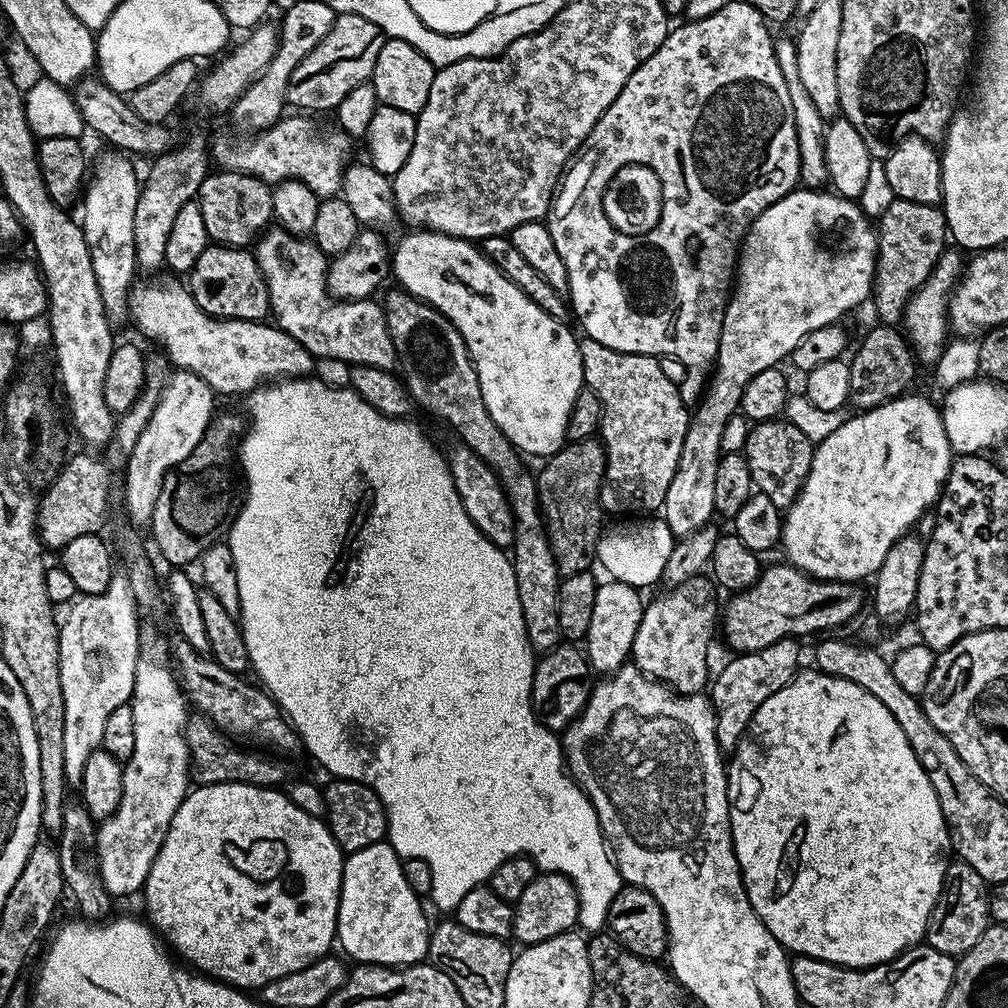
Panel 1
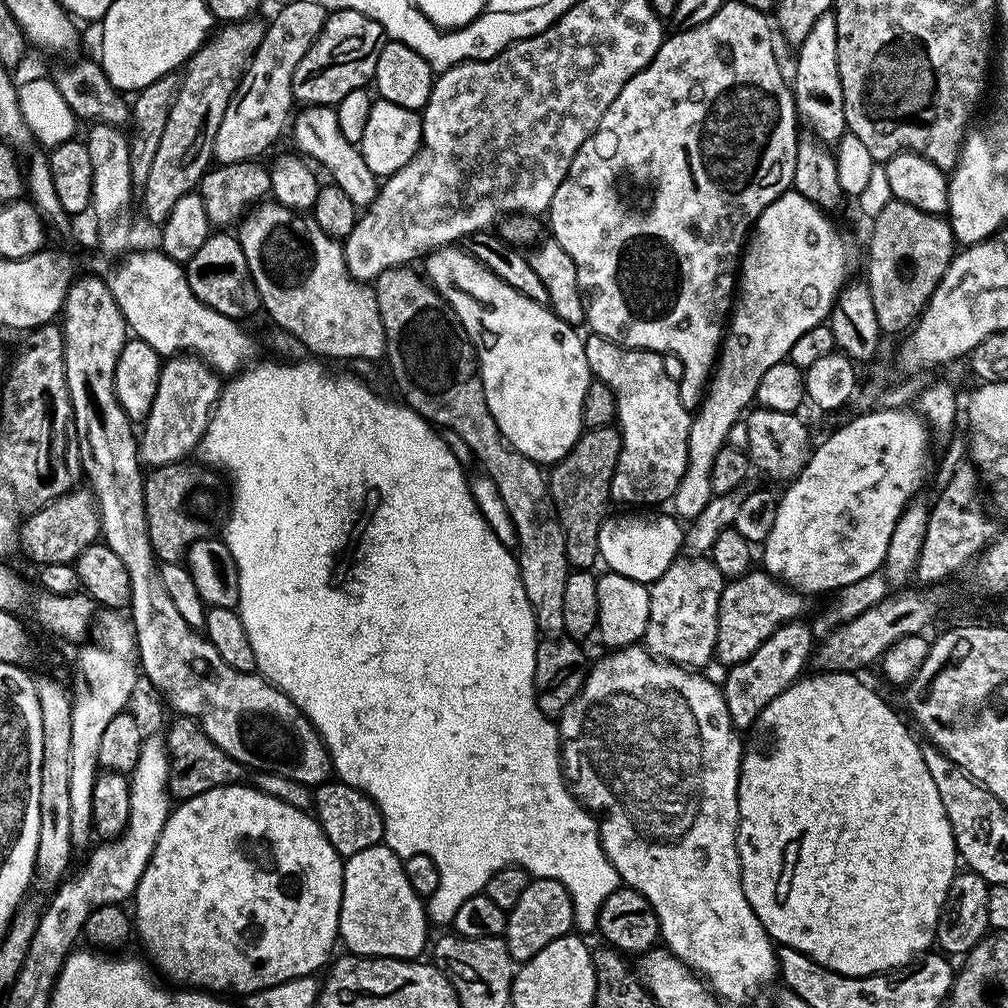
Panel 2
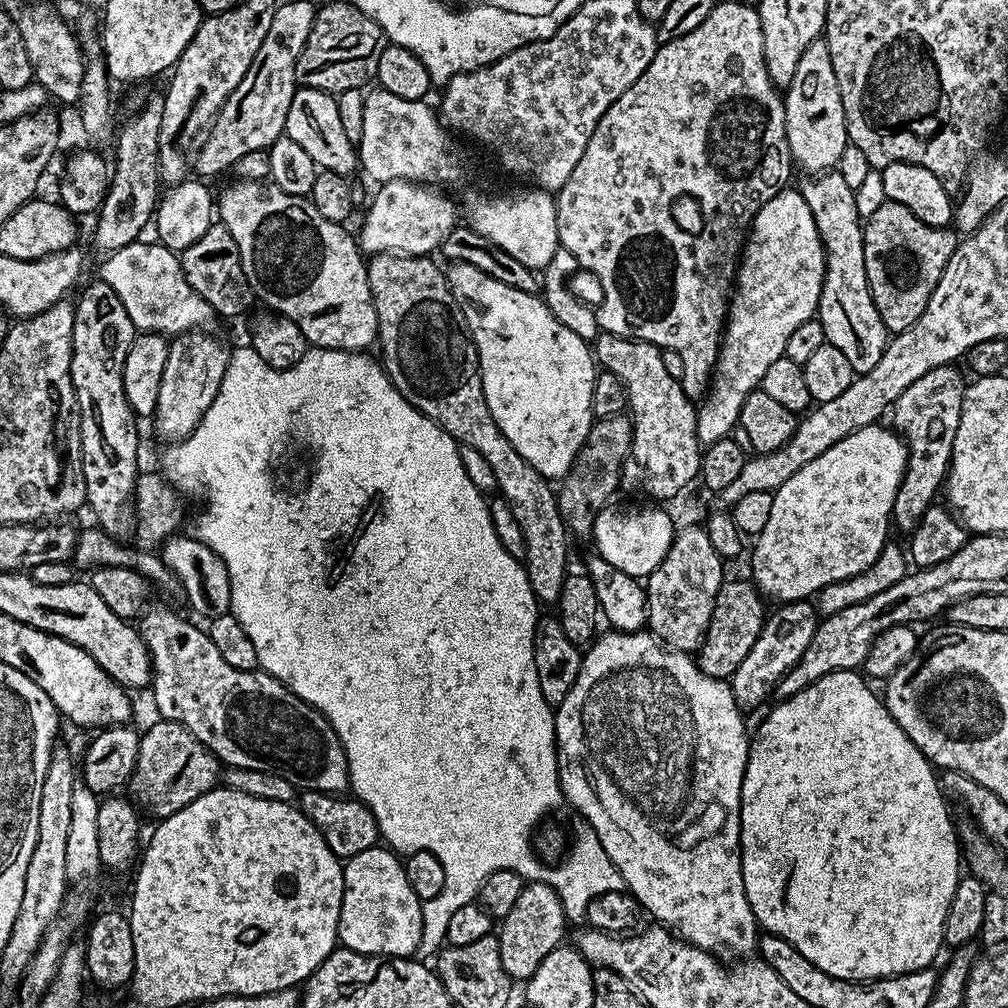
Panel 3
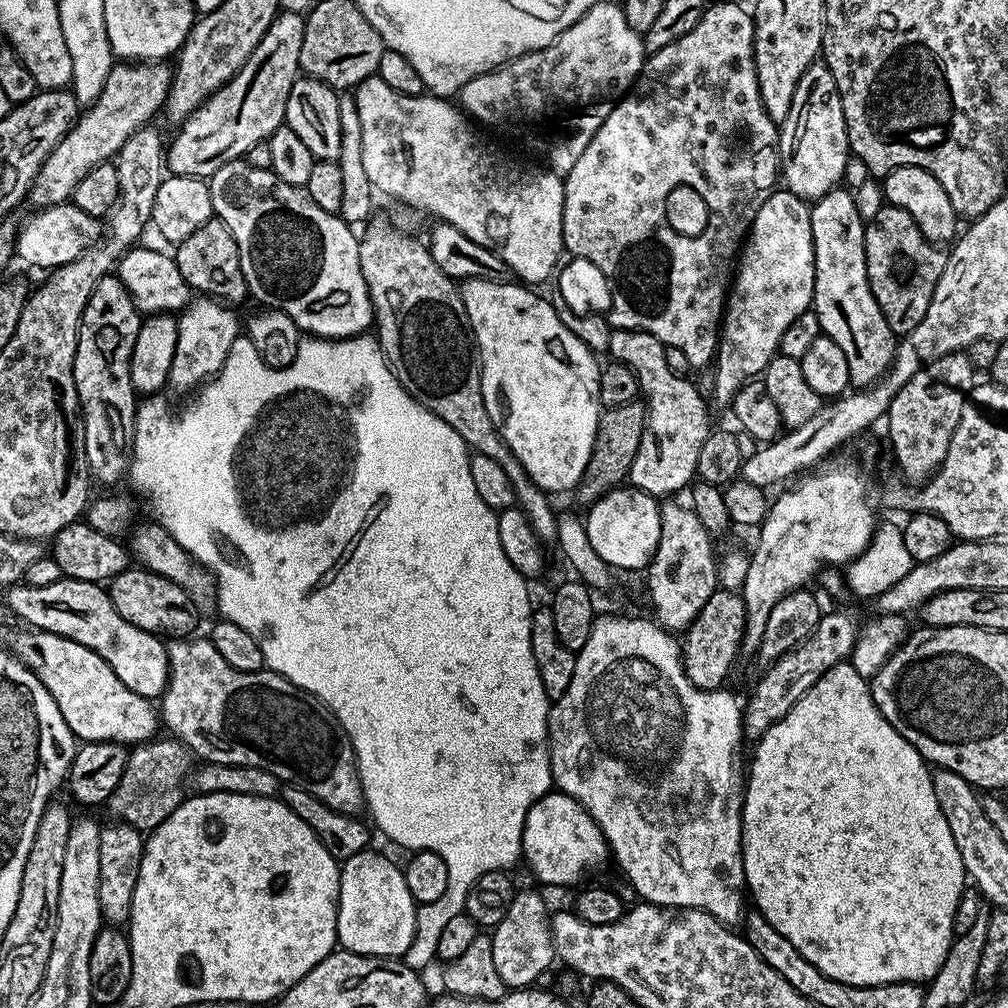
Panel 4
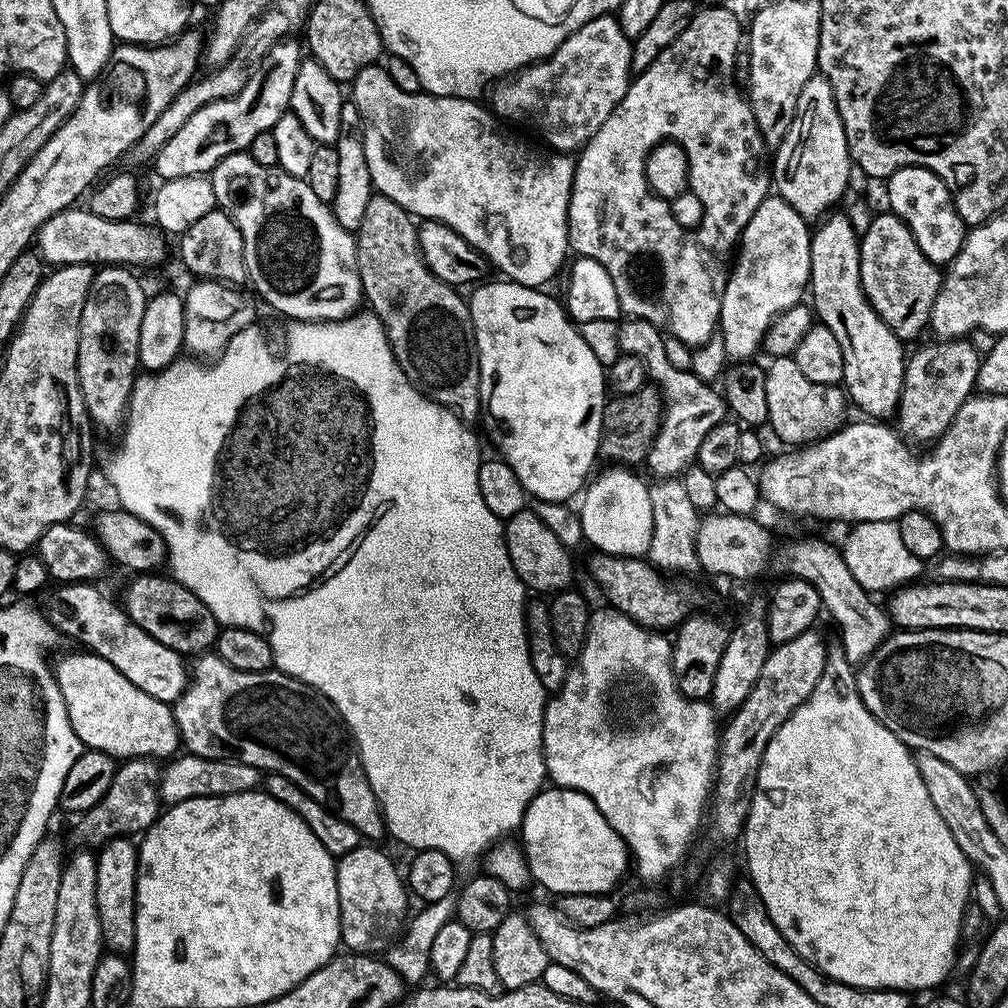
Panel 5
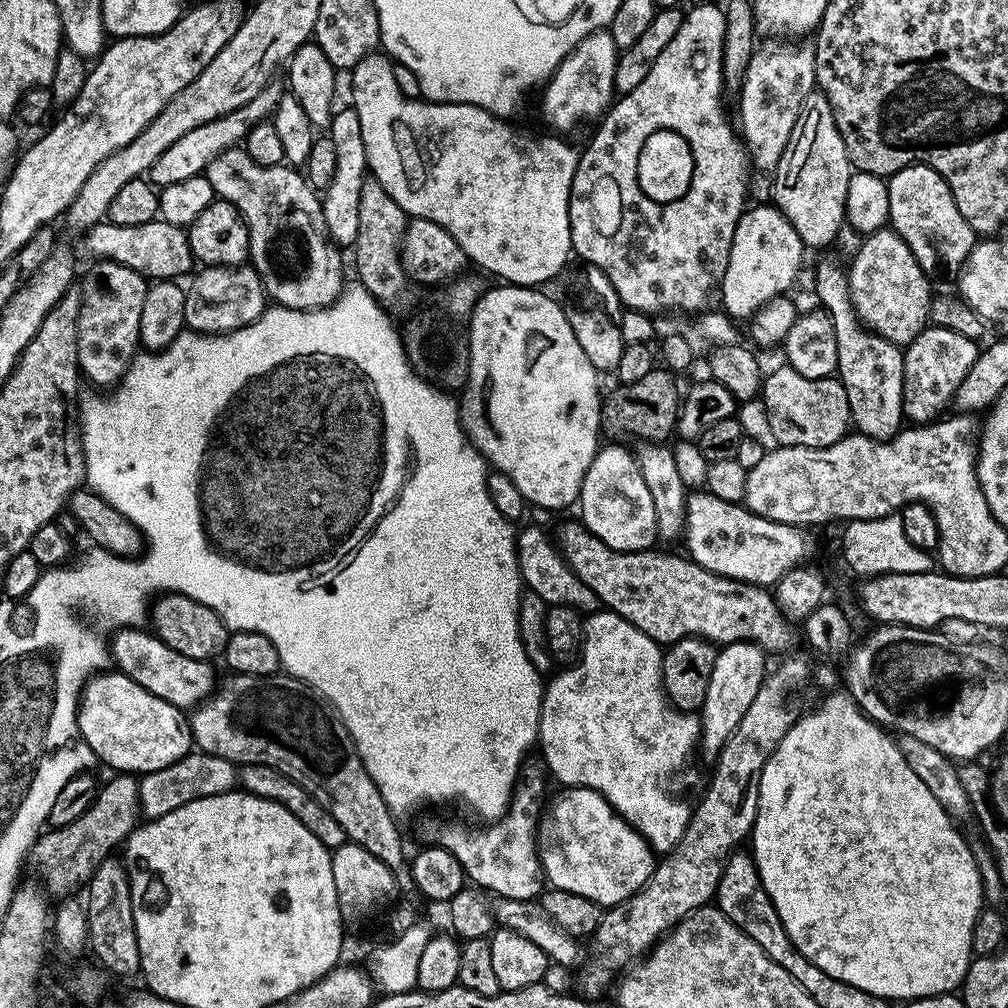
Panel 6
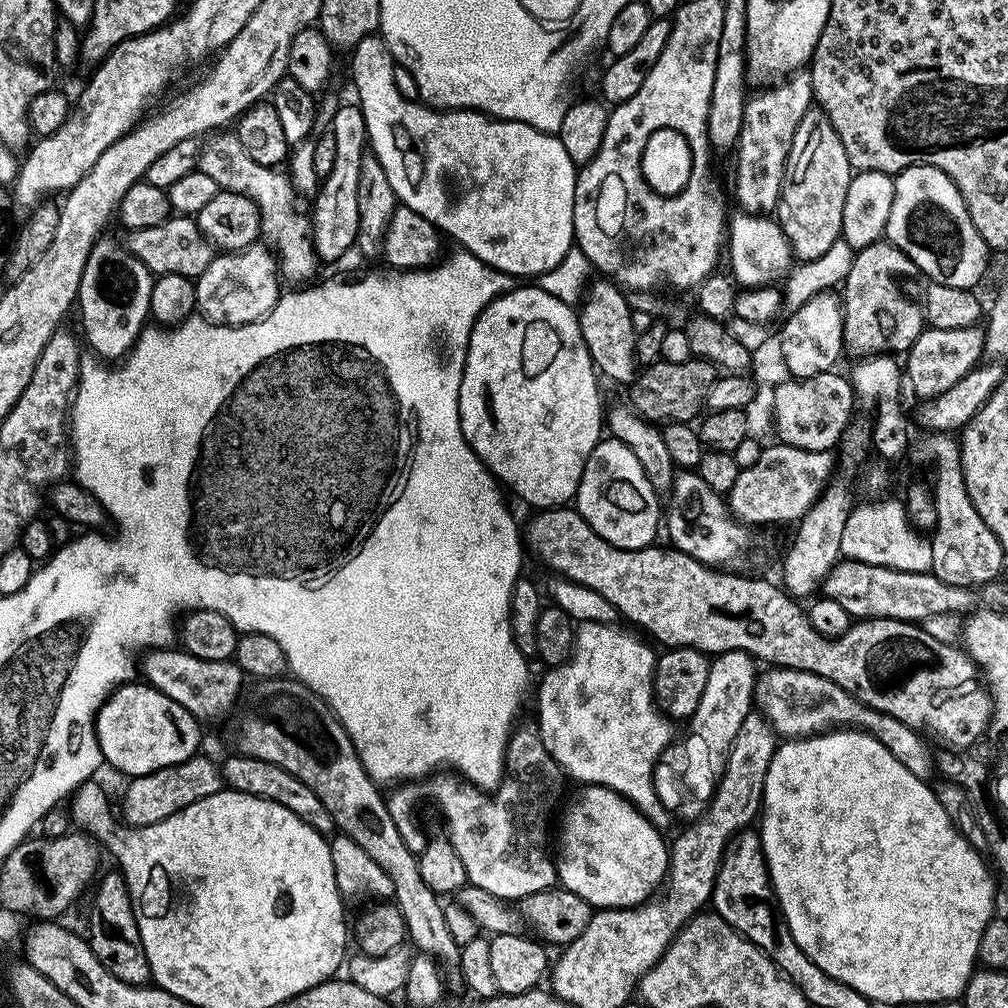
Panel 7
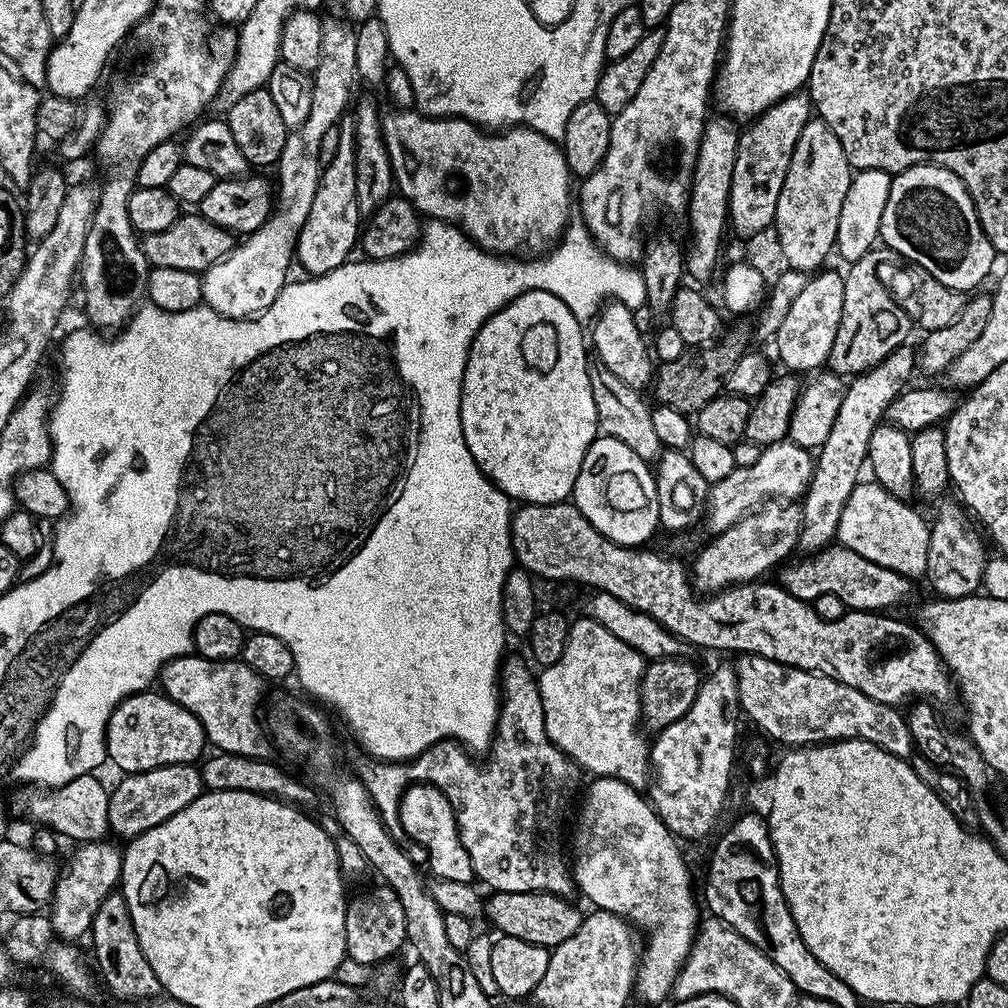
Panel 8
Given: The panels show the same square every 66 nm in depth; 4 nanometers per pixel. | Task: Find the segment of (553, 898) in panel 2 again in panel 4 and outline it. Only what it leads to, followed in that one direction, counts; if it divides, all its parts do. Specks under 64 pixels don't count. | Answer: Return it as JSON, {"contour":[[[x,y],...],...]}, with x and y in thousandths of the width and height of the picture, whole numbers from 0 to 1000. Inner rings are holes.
{"contour":[[[513,884],[510,895],[506,895],[506,903],[502,903],[502,911],[487,922],[486,928],[490,938],[490,959],[494,961],[494,970],[498,970],[501,981],[529,979],[532,971],[550,956],[546,900],[532,885]]]}

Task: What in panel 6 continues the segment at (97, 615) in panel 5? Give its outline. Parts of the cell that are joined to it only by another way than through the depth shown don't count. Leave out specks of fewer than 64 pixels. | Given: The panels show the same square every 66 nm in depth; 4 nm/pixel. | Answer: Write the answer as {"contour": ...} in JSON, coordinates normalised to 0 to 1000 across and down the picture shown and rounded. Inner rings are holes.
{"contour":[[[120,623],[112,628],[109,649],[116,664],[145,685],[149,685],[149,688],[173,700],[190,704],[201,698],[216,679],[216,670],[214,671],[213,665],[209,663],[211,660],[204,655],[193,655],[177,649],[177,646],[171,645],[150,626],[143,625]]]}

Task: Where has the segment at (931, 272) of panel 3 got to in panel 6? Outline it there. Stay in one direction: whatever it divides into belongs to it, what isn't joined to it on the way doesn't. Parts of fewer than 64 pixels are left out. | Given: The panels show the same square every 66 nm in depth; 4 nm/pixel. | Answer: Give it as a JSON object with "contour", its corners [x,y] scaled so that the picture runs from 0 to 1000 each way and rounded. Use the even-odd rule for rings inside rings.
{"contour":[[[878,224],[870,230],[856,235],[853,247],[840,267],[841,287],[845,303],[854,321],[865,326],[884,341],[899,343],[911,335],[911,331],[922,324],[925,312],[926,279],[915,268],[911,256],[899,244],[899,240],[884,225]]]}

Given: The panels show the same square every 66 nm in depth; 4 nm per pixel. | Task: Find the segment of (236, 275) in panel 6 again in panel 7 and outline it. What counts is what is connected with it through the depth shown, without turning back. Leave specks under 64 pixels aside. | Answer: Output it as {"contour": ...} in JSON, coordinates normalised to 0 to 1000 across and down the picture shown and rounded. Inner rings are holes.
{"contour":[[[251,244],[241,250],[211,253],[208,264],[192,278],[193,309],[209,321],[253,321],[270,309],[280,293],[274,255],[265,245]]]}

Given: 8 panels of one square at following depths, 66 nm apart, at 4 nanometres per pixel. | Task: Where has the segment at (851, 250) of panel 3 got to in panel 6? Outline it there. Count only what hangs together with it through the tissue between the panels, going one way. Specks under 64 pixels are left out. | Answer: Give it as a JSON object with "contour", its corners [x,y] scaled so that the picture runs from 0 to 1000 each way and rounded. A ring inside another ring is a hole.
{"contour":[[[817,258],[811,264],[810,294],[813,297],[813,305],[820,310],[827,323],[831,339],[829,369],[843,399],[848,428],[869,437],[885,436],[894,428],[899,417],[896,348],[854,321],[845,303],[838,263],[833,263],[829,258]]]}

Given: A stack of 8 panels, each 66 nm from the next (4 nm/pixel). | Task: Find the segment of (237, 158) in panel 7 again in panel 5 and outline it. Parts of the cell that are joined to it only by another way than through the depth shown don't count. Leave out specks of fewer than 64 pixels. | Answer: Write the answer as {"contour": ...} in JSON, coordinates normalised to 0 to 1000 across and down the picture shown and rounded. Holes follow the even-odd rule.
{"contour":[[[245,150],[233,151],[224,157],[220,157],[220,161],[216,161],[216,165],[210,168],[208,178],[212,185],[212,196],[214,197],[217,209],[223,210],[236,224],[236,228],[240,228],[242,266],[246,269],[245,281],[247,283],[251,282],[254,285],[255,291],[253,290],[253,293],[259,299],[262,297],[272,309],[279,310],[282,313],[287,313],[285,316],[290,319],[297,319],[299,317],[312,317],[314,319],[342,317],[344,313],[350,313],[358,305],[357,273],[355,272],[355,264],[353,263],[353,235],[350,231],[344,230],[333,219],[333,213],[330,212],[328,205],[321,202],[319,196],[315,196],[312,192],[312,188],[308,188],[305,179],[284,173],[276,165],[273,167],[256,165],[256,161],[252,161],[252,157],[246,154]]]}

